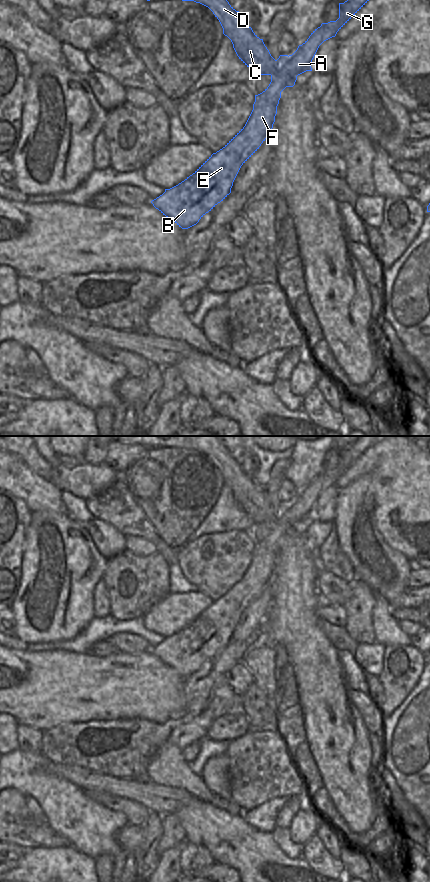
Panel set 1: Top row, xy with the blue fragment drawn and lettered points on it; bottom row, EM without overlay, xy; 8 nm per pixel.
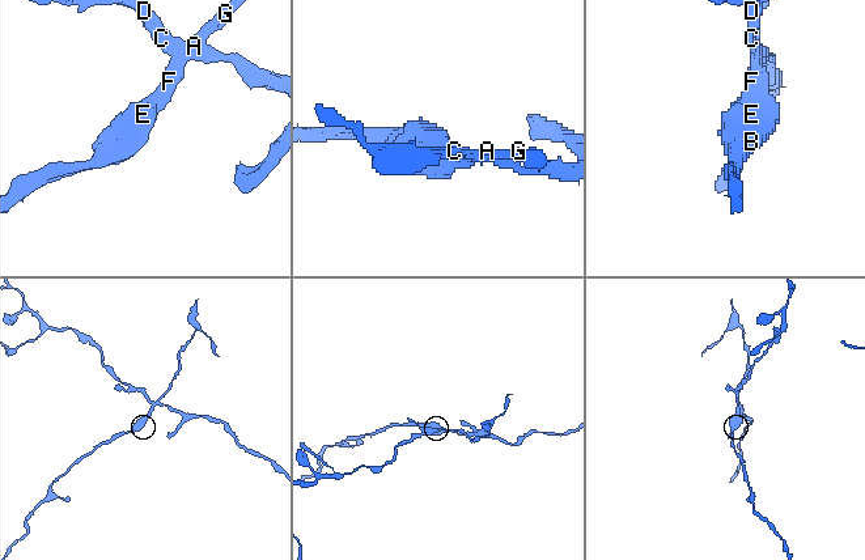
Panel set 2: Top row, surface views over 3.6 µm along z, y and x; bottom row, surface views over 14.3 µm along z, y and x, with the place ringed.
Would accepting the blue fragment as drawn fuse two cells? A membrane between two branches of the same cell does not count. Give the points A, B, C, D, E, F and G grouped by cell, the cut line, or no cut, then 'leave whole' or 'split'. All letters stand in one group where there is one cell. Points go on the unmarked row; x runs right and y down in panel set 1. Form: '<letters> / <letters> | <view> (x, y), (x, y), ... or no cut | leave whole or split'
A B E F G / C D | xy (288, 504), (287, 508), (271, 523) | split

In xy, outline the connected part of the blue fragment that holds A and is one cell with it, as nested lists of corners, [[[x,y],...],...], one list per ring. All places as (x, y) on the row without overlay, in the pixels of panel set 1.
[[[359,436],[344,451],[339,451],[339,466],[336,469],[322,471],[309,486],[289,503],[287,510],[271,523],[269,534],[260,542],[255,543],[253,558],[245,574],[219,599],[213,601],[192,623],[178,633],[165,637],[165,640],[152,648],[153,654],[163,663],[172,667],[182,677],[196,673],[199,668],[230,641],[233,630],[241,614],[259,597],[270,583],[277,562],[277,554],[281,540],[289,535],[292,525],[312,519],[311,510],[319,496],[326,488],[335,485],[337,480],[380,438],[381,436]]]

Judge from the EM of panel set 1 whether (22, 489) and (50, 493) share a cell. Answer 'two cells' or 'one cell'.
one cell

